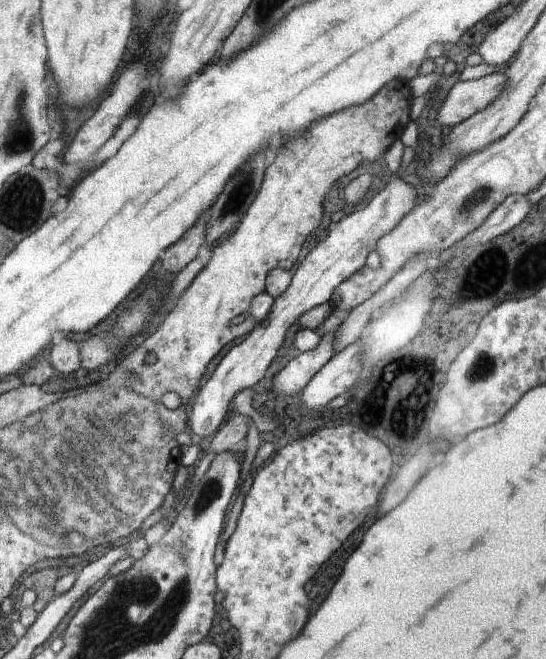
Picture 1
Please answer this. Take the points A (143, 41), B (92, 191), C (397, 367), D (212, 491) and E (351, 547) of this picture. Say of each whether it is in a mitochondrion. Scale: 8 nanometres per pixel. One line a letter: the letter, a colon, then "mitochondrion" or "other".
A: other
B: other
C: mitochondrion
D: mitochondrion
E: other

